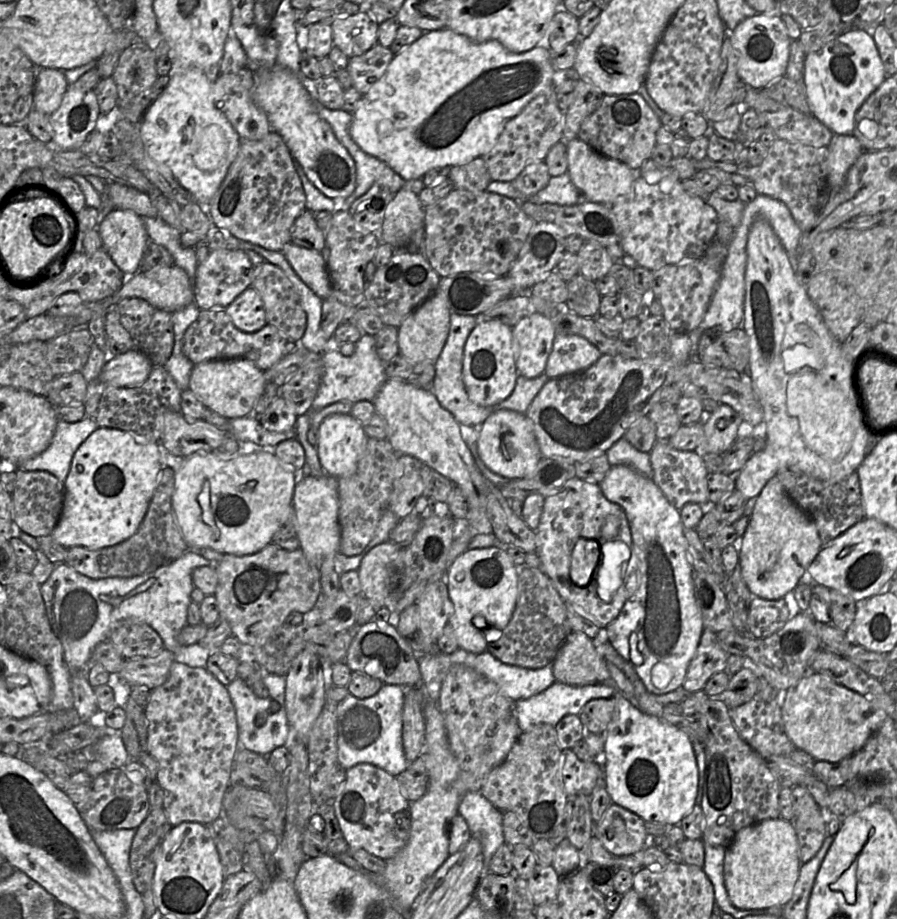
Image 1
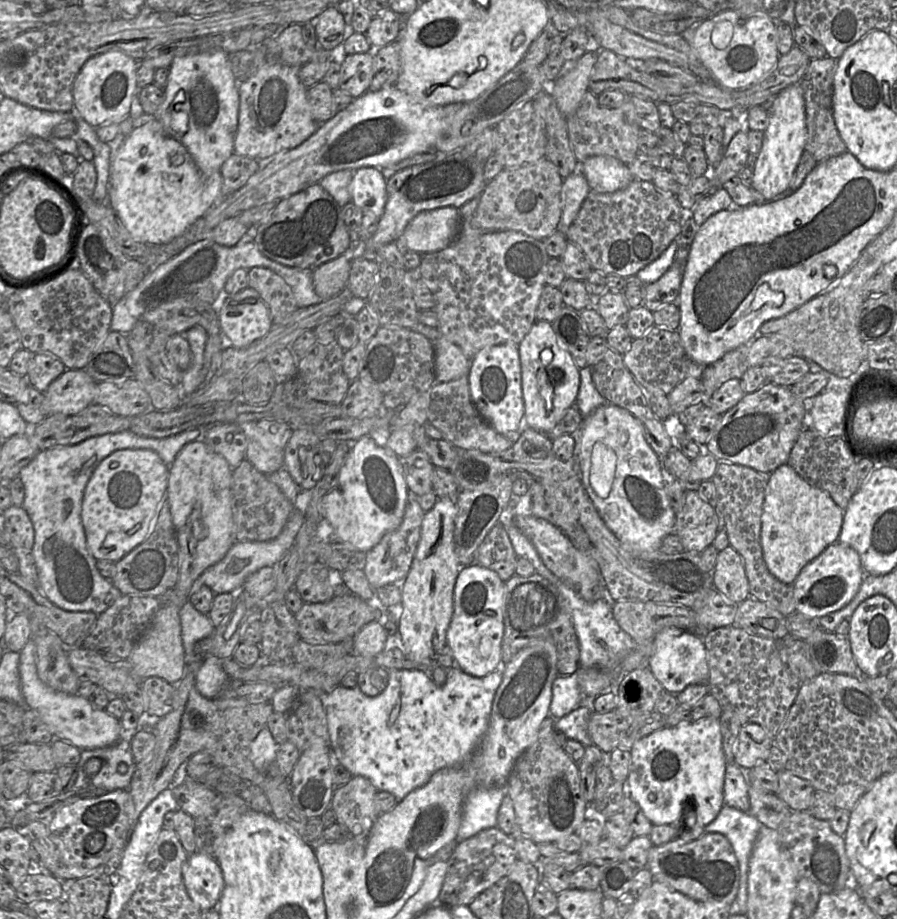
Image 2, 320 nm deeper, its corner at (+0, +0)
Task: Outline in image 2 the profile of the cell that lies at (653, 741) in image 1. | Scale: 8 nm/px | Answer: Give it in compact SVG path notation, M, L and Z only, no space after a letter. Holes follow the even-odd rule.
M701 718L688 724L665 726L636 741L630 753L629 796L639 804L653 825L682 826L683 809L687 805L696 810L697 821L702 826L717 818L724 805L727 764L720 719Z

